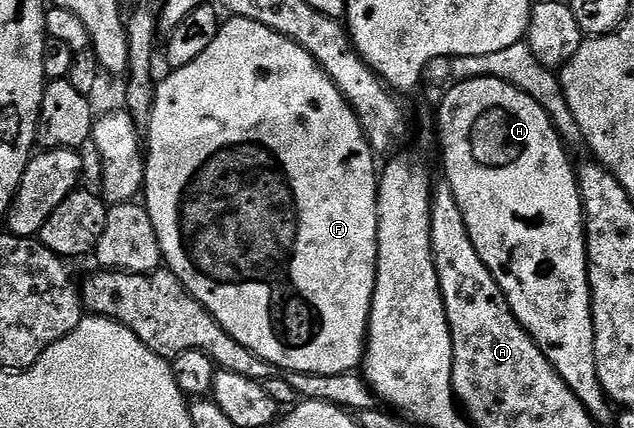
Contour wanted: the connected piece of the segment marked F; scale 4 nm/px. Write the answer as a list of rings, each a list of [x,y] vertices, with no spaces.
[[[231,17],[224,20],[219,26],[219,34],[185,67],[176,69],[166,74],[168,77],[161,80],[155,87],[155,102],[152,104],[150,121],[145,128],[145,172],[143,183],[145,186],[145,204],[149,215],[155,222],[153,231],[157,231],[159,246],[163,252],[163,261],[166,268],[175,274],[177,280],[187,288],[203,304],[209,315],[241,346],[247,348],[253,355],[262,360],[275,364],[281,369],[287,369],[288,372],[311,373],[313,376],[335,376],[342,373],[350,373],[358,370],[363,364],[363,355],[367,344],[367,320],[371,317],[371,300],[375,290],[375,272],[377,271],[377,259],[379,258],[379,244],[377,243],[377,203],[379,202],[379,183],[377,180],[377,165],[375,169],[375,160],[377,154],[372,149],[371,144],[363,136],[363,128],[357,119],[357,115],[351,110],[351,105],[341,95],[341,91],[329,79],[327,72],[322,69],[297,43],[293,43],[285,35],[257,23],[253,19],[244,17]]]

